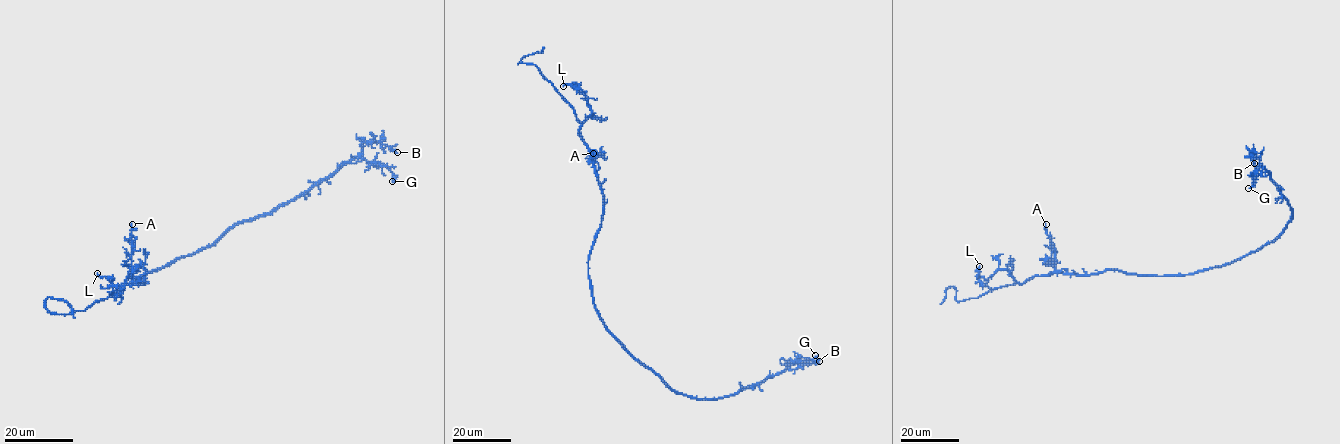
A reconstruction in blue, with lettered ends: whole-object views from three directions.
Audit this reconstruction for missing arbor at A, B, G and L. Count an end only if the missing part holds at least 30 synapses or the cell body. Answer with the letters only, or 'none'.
none

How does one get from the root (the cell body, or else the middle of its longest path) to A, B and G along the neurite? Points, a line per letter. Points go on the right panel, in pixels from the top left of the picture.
A: (1188, 275), (1139, 275), (1120, 270), (1092, 274), (1059, 273), (1054, 267), (1055, 249), (1046, 232), (1046, 224)
B: (1188, 275), (1229, 264), (1271, 243), (1292, 219), (1287, 202), (1259, 159), (1251, 153), (1254, 163)
G: (1188, 275), (1256, 251), (1271, 243), (1292, 219), (1287, 202), (1261, 166), (1251, 175), (1253, 185), (1248, 188)

